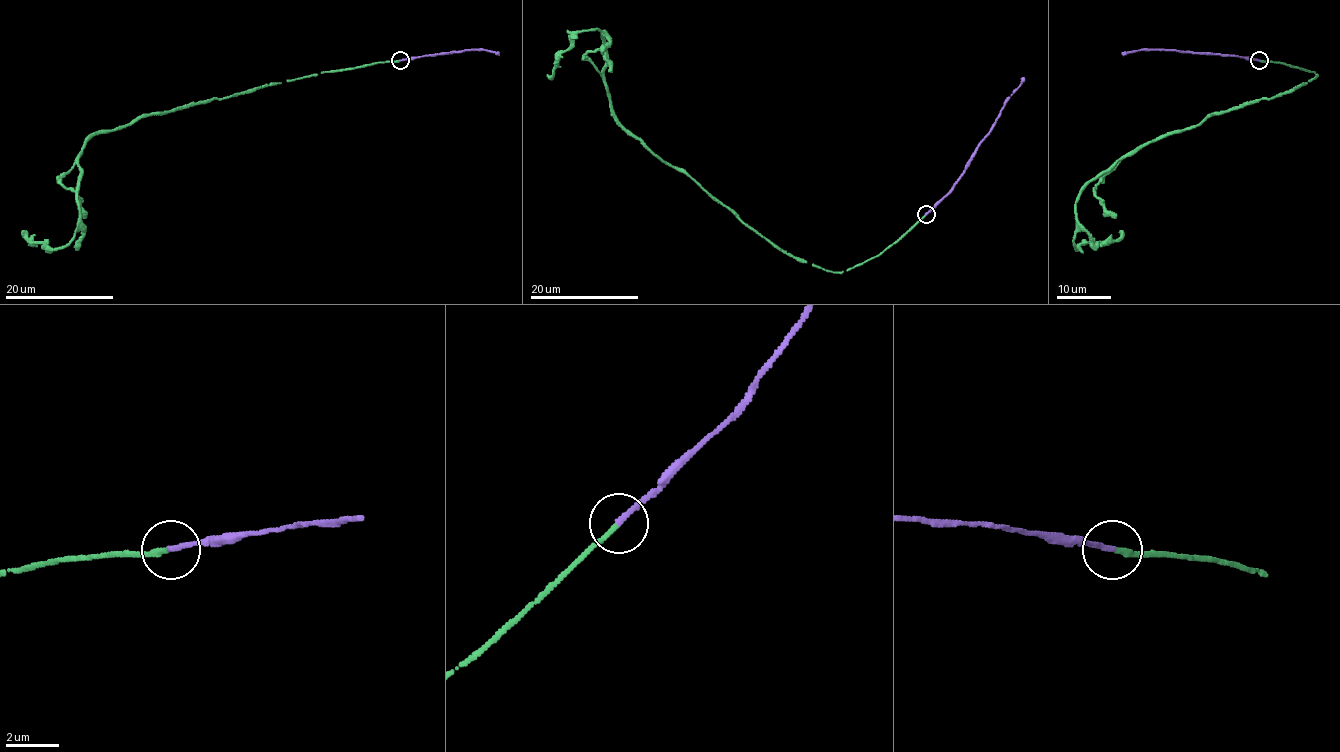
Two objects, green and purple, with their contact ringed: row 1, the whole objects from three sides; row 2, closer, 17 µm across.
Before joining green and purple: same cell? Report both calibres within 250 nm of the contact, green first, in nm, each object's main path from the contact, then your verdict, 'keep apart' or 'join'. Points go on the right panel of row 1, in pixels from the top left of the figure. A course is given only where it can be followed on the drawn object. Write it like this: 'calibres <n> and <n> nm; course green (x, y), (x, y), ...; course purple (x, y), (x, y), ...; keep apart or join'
calibres 180 and 200 nm; course green (1258, 60), (1317, 76), (1137, 146), (1092, 179), (1075, 207), (1075, 248), (1115, 241), (1119, 230); course purple (1258, 60), (1146, 49), (1122, 53); join

